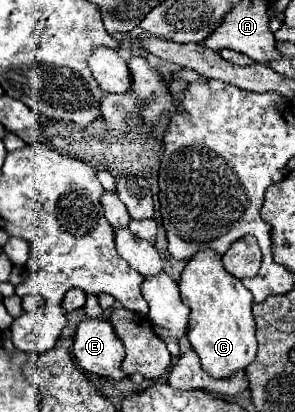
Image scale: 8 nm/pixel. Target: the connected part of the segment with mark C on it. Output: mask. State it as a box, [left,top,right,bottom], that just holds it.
[180,250,258,378]

